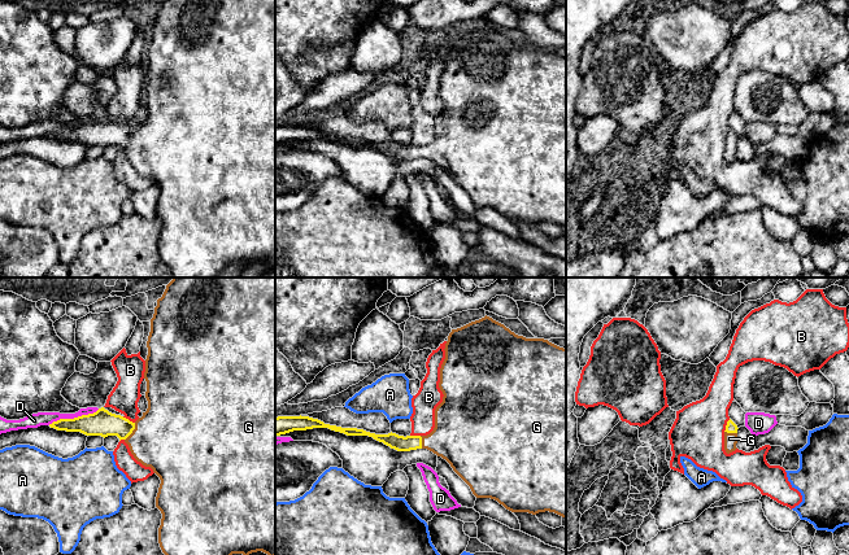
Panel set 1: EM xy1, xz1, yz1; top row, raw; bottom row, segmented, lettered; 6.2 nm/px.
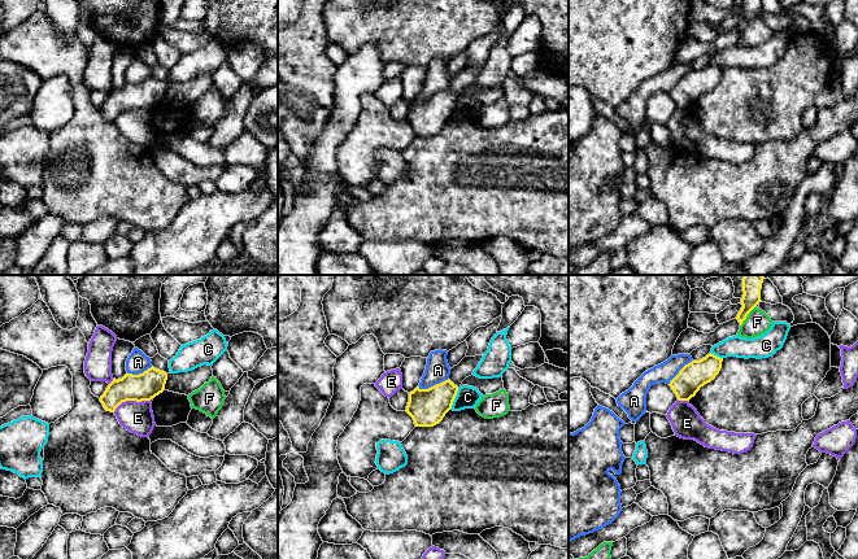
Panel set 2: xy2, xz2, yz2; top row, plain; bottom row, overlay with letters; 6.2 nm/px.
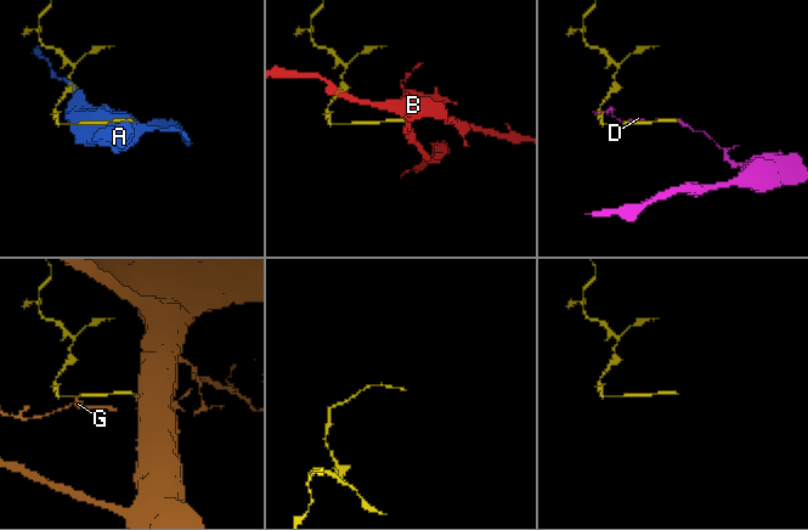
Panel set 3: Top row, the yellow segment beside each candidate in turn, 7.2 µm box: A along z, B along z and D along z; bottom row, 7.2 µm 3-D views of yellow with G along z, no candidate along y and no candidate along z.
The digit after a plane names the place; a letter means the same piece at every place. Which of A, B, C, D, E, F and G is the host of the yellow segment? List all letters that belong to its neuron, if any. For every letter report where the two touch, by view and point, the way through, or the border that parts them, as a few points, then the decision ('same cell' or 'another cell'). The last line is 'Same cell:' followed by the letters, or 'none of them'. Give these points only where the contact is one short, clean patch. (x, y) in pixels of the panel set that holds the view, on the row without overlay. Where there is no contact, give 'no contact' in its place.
A: meets yellow in xz2 at (434, 95); another cell
B: meets yellow in yz1 at (726, 135); border along yz1 (730, 129), (723, 140); another cell
C: meets yellow in xz2 at (454, 107); another cell
D: meets yellow in xy1 at (74, 127); another cell
E: meets yellow in xy2 at (131, 109); border along xy2 (149, 109), (123, 110), (113, 121); another cell
F: meets yellow in yz2 at (747, 25); border along yz2 (754, 16), (740, 35); another cell
G: meets yellow in xy1 at (131, 141); runs through xy1 (103, 132), (116, 134), (131, 141), (139, 145), (172, 145); same cell
Same cell: G

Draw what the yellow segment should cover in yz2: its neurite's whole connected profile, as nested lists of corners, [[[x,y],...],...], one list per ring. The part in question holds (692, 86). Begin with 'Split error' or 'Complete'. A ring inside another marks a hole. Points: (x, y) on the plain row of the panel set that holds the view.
Complete. [[[707,64],[700,70],[685,74],[670,91],[670,96],[679,110],[689,110],[701,96],[715,88],[722,78],[723,67]]]

